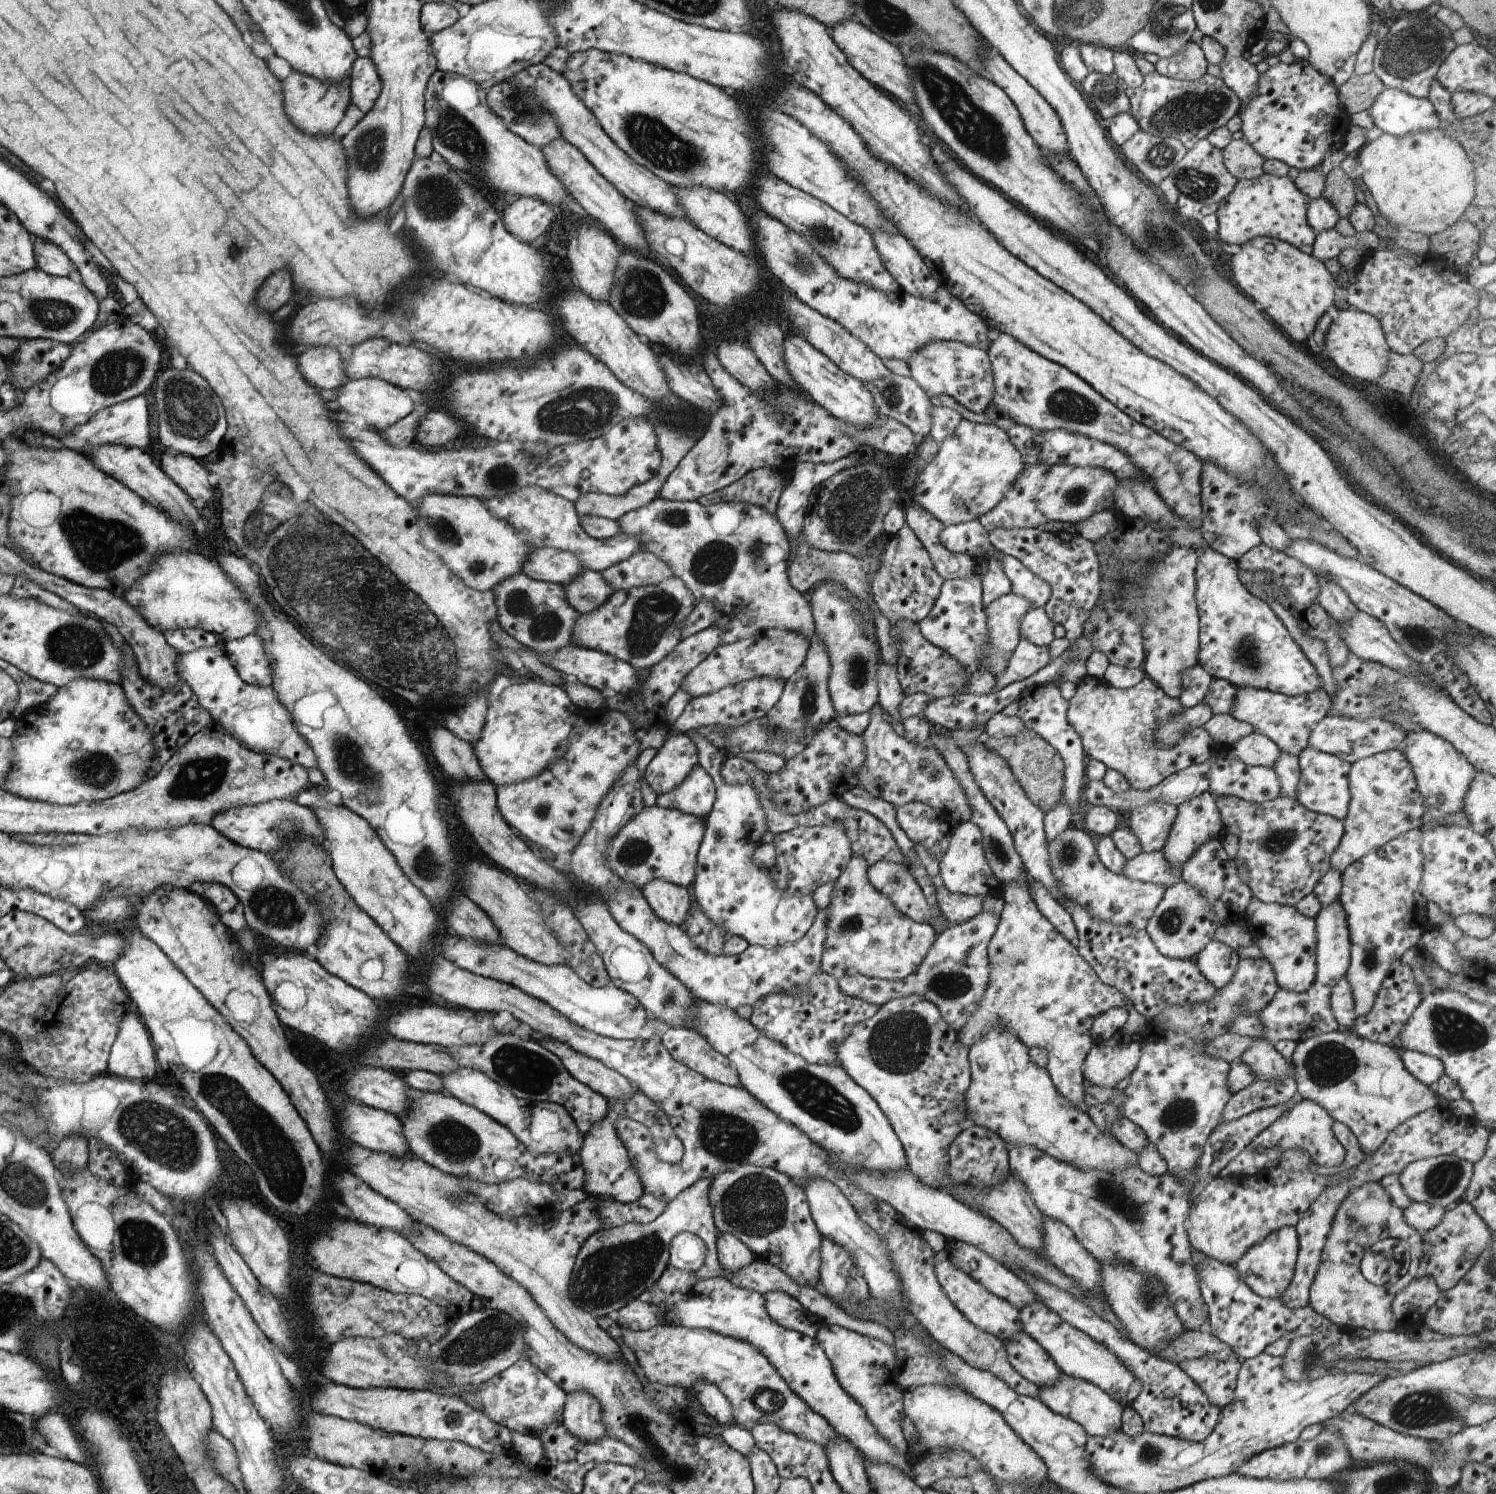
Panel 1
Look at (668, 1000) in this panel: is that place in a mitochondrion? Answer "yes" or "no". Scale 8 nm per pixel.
yes

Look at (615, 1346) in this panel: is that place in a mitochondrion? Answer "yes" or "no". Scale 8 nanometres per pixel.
no

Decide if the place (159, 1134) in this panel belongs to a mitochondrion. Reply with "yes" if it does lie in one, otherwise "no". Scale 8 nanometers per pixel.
yes

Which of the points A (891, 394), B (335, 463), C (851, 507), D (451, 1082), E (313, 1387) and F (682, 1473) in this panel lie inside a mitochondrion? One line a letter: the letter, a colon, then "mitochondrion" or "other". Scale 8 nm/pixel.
A: mitochondrion
B: other
C: mitochondrion
D: other
E: other
F: mitochondrion

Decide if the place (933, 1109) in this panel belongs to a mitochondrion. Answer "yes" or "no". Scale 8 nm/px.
no

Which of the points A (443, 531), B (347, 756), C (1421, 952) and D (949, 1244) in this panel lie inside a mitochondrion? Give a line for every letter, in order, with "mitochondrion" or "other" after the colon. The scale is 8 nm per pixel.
A: mitochondrion
B: mitochondrion
C: other
D: other

